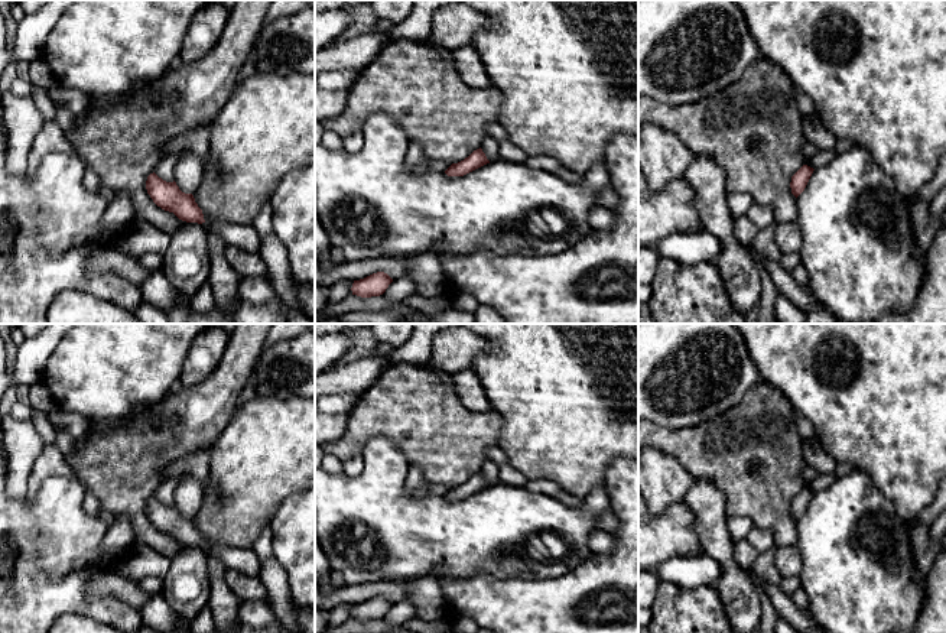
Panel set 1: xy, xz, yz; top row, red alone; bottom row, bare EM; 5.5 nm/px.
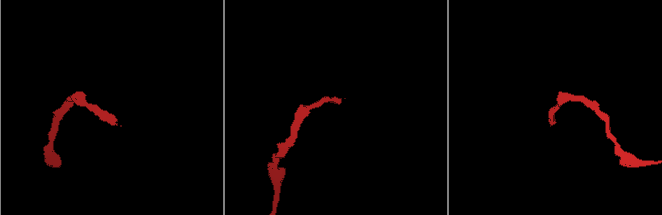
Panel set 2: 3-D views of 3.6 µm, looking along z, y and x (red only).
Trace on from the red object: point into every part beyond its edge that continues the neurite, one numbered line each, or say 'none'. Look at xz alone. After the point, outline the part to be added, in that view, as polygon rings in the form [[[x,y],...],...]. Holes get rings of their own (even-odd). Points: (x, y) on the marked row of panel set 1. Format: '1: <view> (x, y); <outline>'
1: xz (416, 83); [[[389,39],[348,90],[347,110],[339,117],[329,119],[325,129],[345,137],[361,130],[374,113],[384,113],[403,127],[409,142],[422,147],[426,162],[445,160],[452,165],[481,147],[487,127],[500,120],[501,108],[503,95],[498,90],[494,87],[469,87],[464,82],[455,68],[452,51],[429,40]]]

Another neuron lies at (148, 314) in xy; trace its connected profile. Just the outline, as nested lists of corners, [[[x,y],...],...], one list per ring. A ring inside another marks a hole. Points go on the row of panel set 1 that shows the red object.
[[[144,299],[140,302],[136,316],[142,324],[169,324],[168,316],[165,315],[163,311],[155,308]]]

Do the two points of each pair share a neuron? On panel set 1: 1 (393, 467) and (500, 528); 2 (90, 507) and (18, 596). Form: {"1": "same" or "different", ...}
{"1": "same", "2": "different"}

